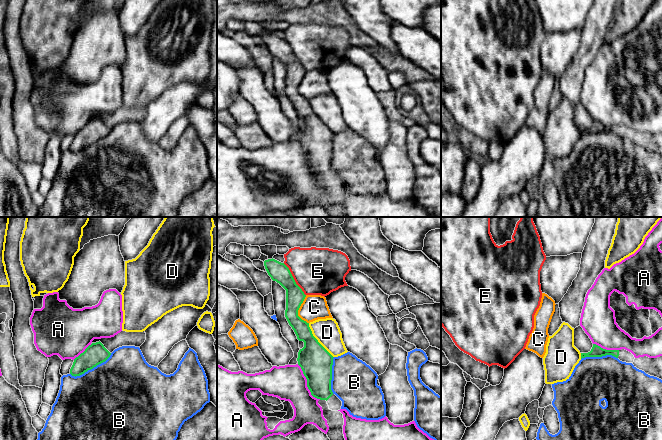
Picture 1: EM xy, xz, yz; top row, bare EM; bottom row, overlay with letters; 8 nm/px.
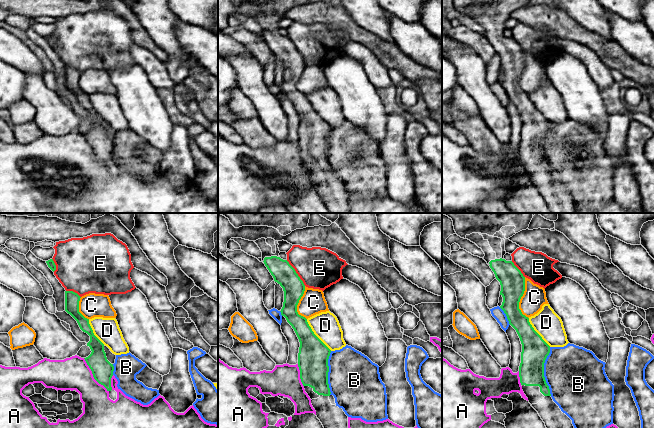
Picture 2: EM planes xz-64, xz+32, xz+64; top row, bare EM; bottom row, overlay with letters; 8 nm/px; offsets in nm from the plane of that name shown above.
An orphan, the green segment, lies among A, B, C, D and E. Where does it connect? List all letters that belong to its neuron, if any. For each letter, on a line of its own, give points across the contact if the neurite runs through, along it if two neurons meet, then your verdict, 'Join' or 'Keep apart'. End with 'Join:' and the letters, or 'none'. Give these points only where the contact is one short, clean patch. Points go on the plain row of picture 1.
A: Boundary: xz (297, 140), (306, 155), (306, 162), (310, 169), (320, 175). Keep apart
B: Keep apart
C: Keep apart
D: Keep apart
E: Boundary: xz (283, 39), (305, 71). Keep apart
Join: none

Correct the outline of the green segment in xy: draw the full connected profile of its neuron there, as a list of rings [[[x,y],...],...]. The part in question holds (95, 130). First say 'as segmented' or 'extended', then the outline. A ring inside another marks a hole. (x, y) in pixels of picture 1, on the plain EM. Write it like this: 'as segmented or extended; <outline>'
as segmented; [[[99,117],[89,121],[83,129],[74,135],[73,141],[70,145],[72,152],[80,152],[93,145],[97,141],[105,138],[111,129]]]

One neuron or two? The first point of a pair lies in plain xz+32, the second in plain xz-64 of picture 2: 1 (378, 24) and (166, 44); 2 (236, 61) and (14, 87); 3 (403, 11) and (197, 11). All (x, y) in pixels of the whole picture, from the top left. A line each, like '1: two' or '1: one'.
1: one
2: two
3: one

